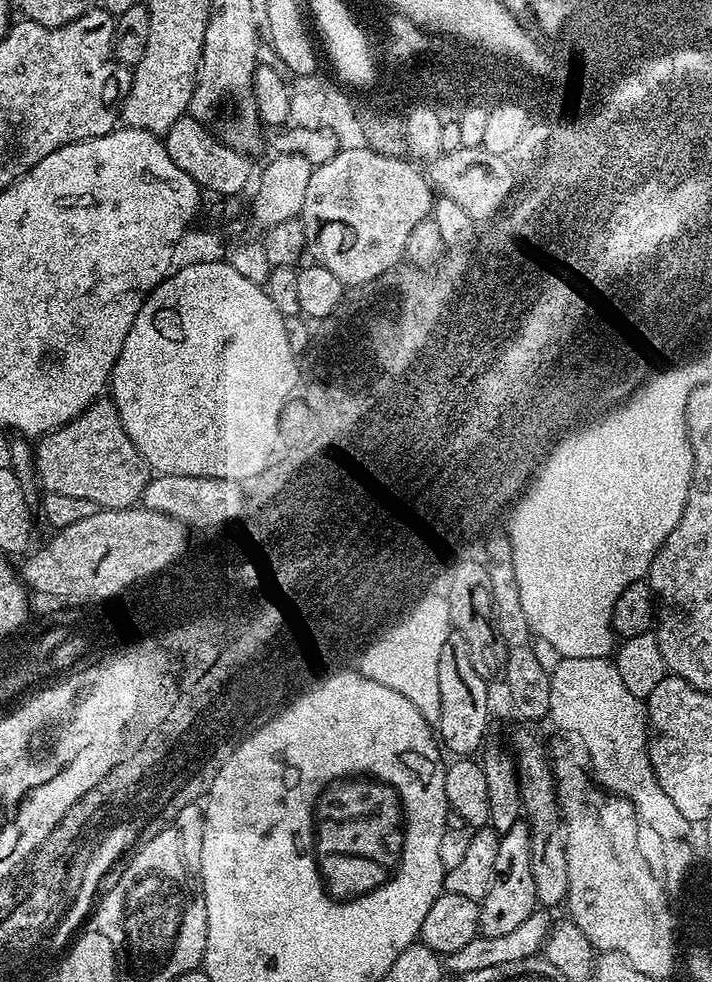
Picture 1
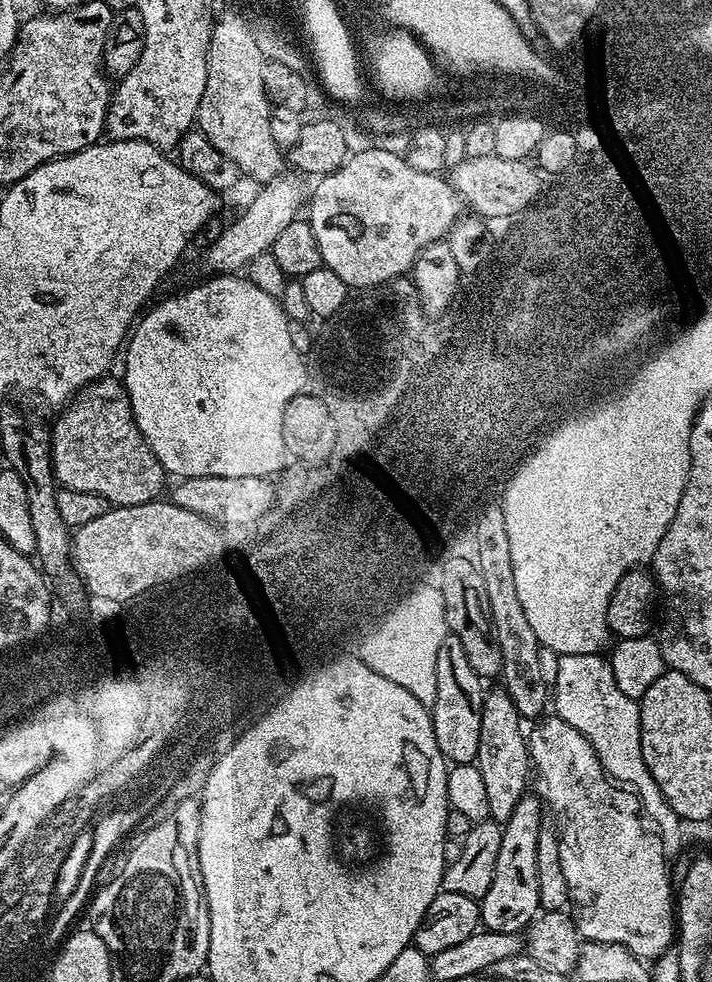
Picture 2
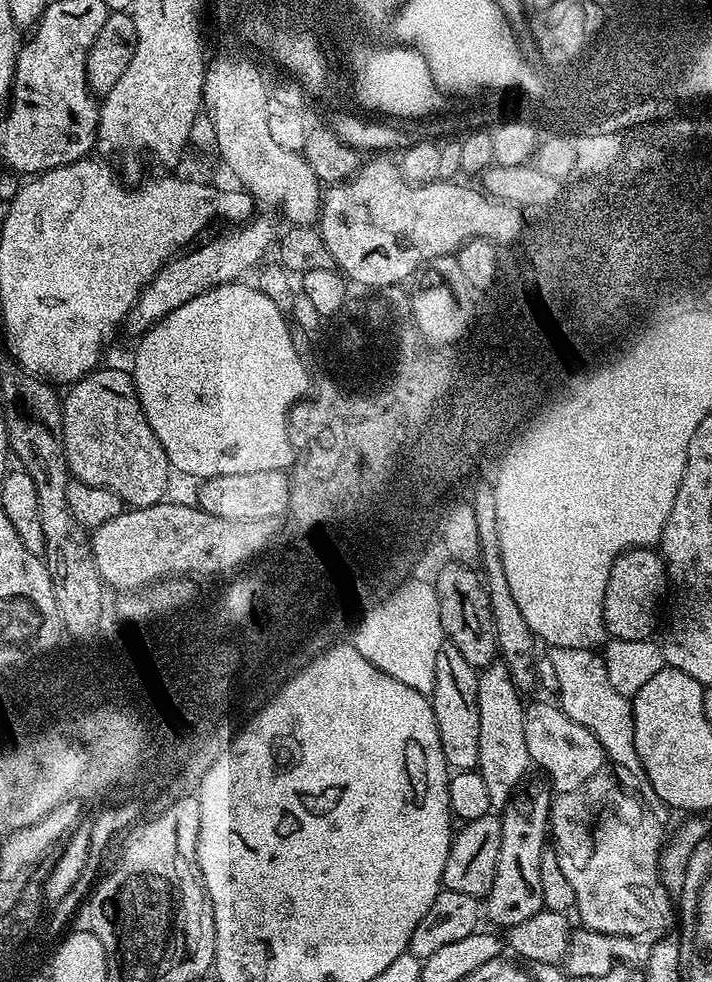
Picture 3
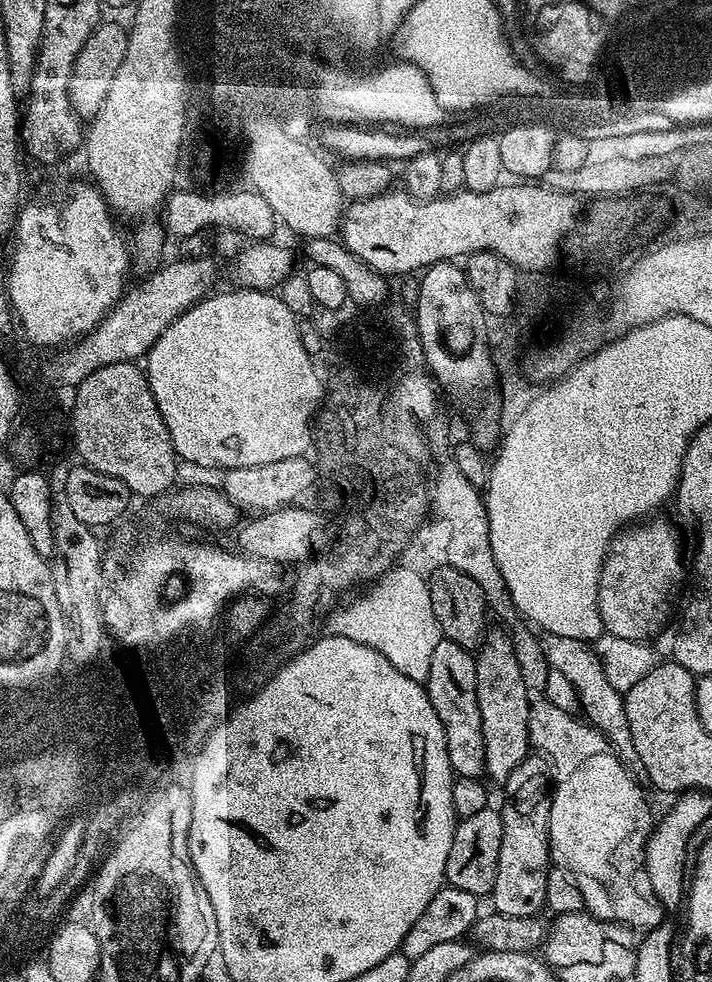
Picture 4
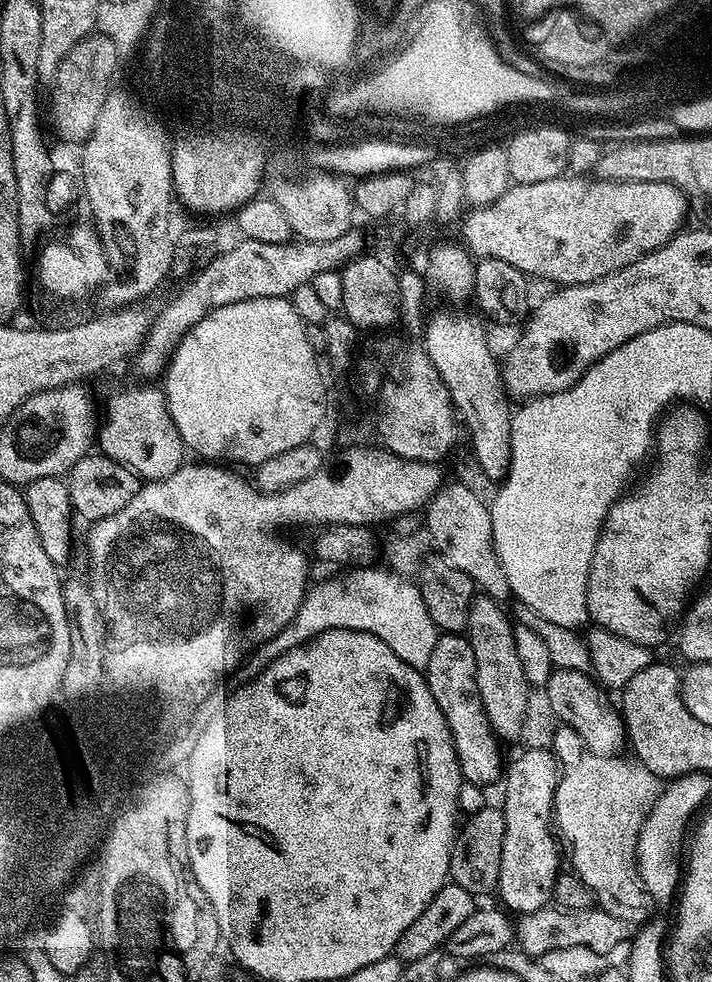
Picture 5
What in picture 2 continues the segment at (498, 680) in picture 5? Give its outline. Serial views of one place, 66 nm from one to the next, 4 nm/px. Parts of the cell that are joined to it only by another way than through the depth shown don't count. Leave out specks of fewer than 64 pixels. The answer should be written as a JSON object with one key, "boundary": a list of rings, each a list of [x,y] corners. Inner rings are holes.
{"boundary":[[[504,690],[489,691],[485,695],[482,710],[482,734],[478,734],[478,754],[474,763],[478,766],[478,770],[482,770],[482,782],[486,786],[486,803],[490,805],[488,815],[501,826],[508,821],[510,814],[514,814],[514,806],[526,794],[527,788],[524,787],[528,784],[528,772],[530,773],[528,741],[525,729],[520,729],[520,725],[522,725],[520,714]]]}

